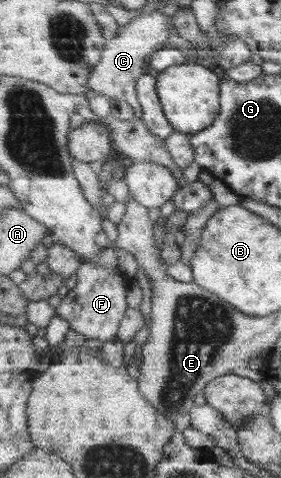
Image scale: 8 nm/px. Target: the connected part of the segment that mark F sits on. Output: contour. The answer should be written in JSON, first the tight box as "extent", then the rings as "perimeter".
{"extent":[57,261,129,342],"perimeter":[[[81,261],[76,276],[75,287],[62,299],[57,311],[70,323],[71,329],[87,339],[98,339],[101,342],[117,340],[122,320],[129,309],[124,292],[129,280],[120,271],[114,273],[112,269],[90,261]]]}

